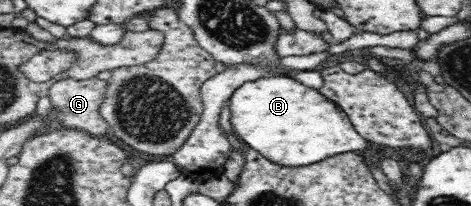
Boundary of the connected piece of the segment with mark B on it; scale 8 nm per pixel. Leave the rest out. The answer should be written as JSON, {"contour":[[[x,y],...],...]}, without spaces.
{"contour":[[[286,73],[245,82],[227,104],[232,128],[241,142],[280,166],[308,166],[341,152],[373,152],[371,142],[357,132],[339,106]]]}

